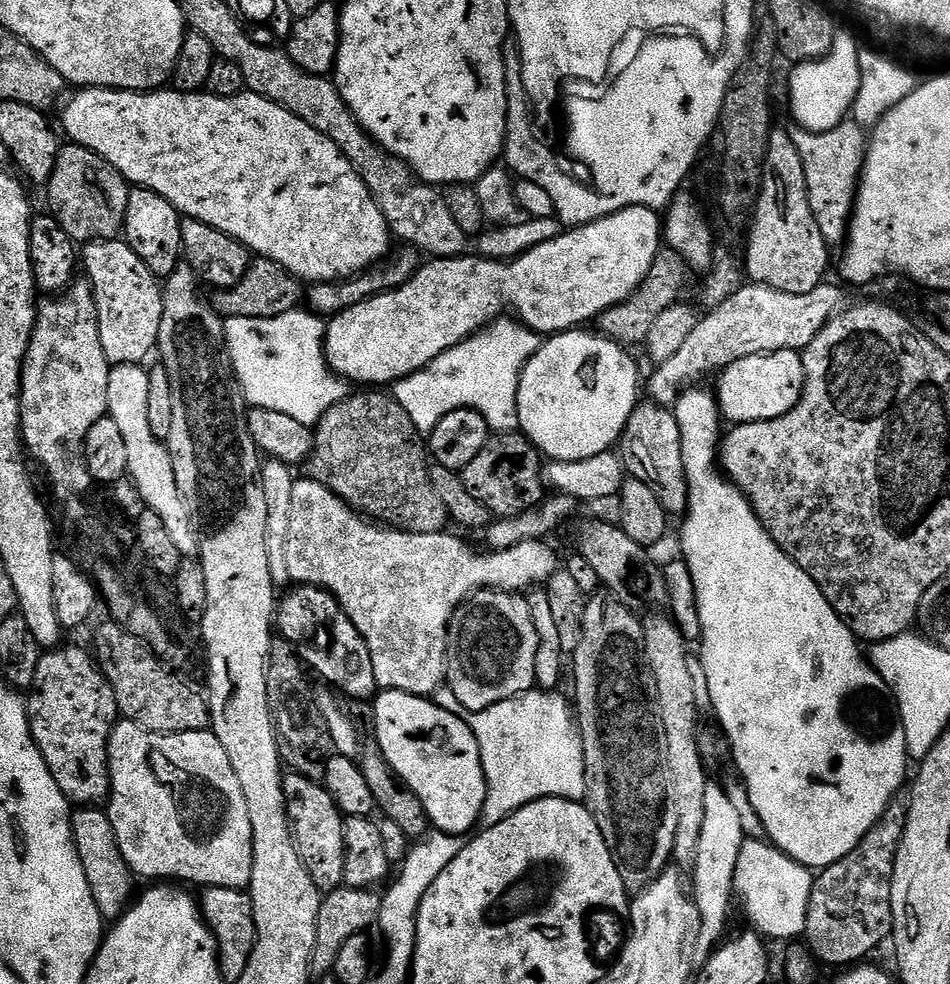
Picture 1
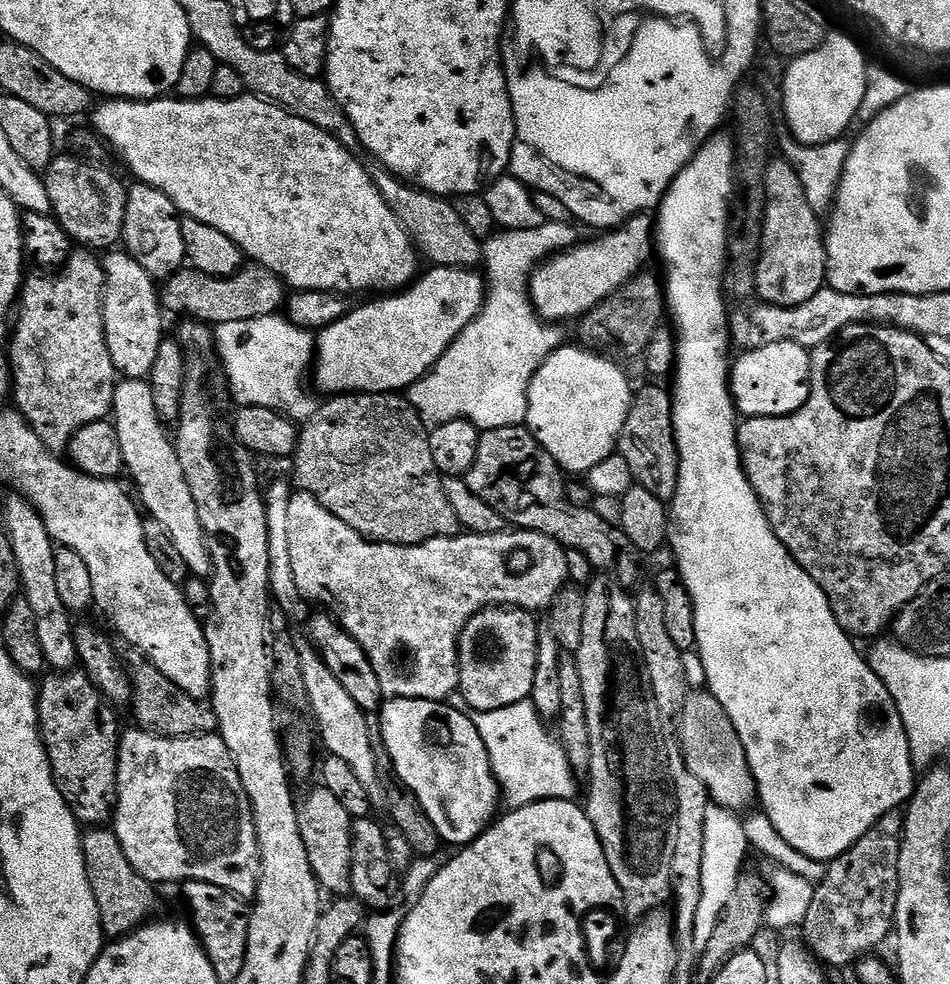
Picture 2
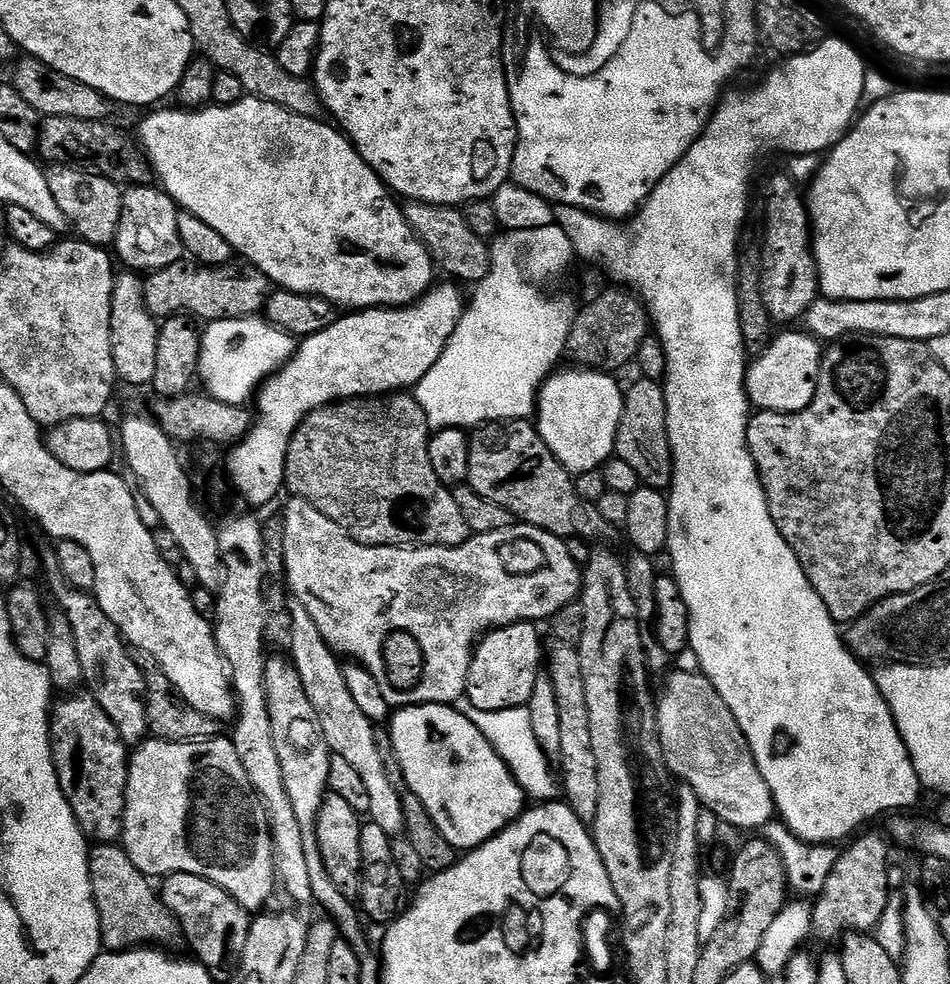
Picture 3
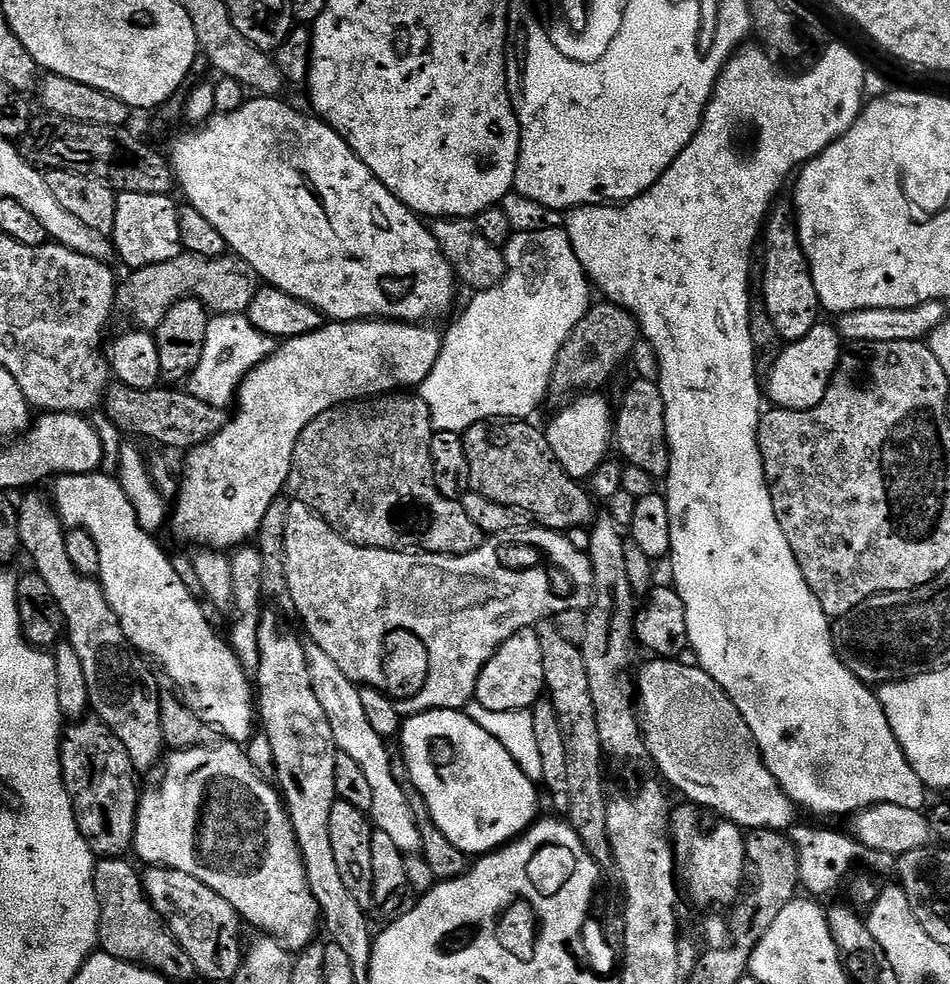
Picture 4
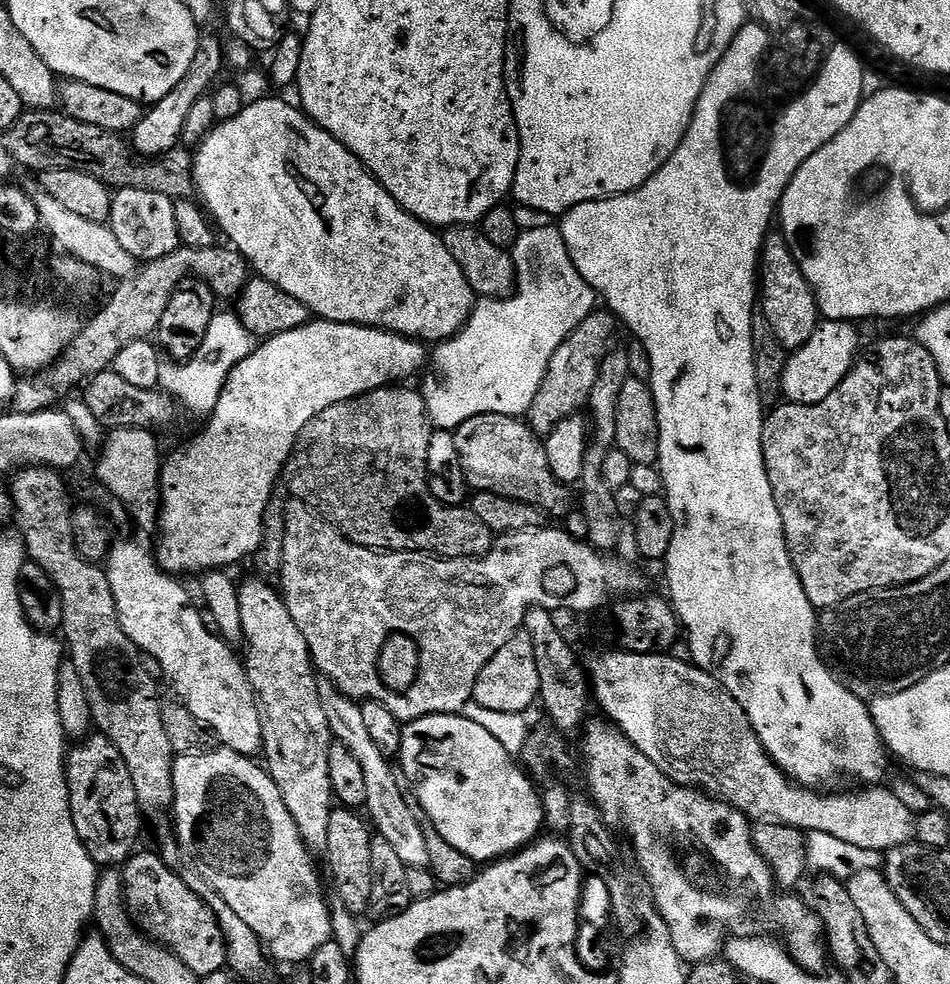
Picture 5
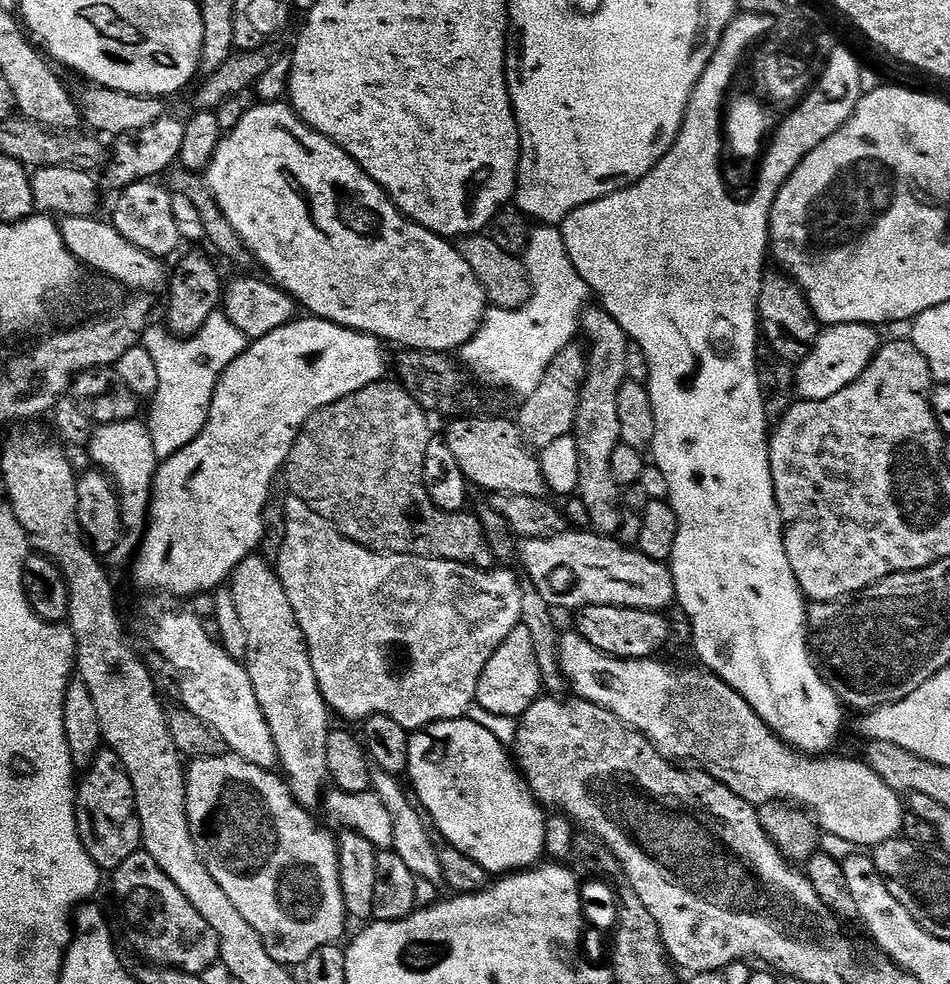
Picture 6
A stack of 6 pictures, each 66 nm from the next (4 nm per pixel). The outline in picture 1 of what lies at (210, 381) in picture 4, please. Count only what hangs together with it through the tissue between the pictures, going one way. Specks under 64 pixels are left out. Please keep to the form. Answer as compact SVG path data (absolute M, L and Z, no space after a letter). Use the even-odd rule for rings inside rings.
M297 310L274 318L227 318L224 333L236 381L252 408L278 410L278 414L290 414L298 422L315 426L335 404L348 399L349 385L328 367L324 354L326 324L315 312Z

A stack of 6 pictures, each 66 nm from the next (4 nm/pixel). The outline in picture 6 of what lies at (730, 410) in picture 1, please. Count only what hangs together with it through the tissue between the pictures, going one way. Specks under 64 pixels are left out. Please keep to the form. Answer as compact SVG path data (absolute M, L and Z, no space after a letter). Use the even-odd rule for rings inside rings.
M834 324L825 327L814 342L810 354L795 365L796 392L801 400L821 400L846 390L870 366L880 351L882 337L871 324Z

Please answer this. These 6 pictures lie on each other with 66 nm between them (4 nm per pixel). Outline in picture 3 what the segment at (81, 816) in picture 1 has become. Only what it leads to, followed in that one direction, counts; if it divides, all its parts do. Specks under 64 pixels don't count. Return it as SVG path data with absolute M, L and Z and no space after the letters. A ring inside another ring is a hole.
M119 843L96 844L89 851L88 865L90 866L90 886L94 890L94 902L98 910L100 942L107 951L127 952L130 948L141 946L163 946L168 950L176 950L172 948L185 943L184 931L180 929L180 923L170 909L160 901L157 885L149 877L144 876L142 870L134 866L134 862L130 862L123 846Z

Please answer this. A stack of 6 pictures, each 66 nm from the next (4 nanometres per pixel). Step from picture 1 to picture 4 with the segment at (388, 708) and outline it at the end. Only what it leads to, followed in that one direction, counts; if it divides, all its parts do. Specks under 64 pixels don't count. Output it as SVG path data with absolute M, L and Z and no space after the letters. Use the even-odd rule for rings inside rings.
M436 708L432 712L418 712L403 721L398 743L404 747L404 764L412 779L415 791L424 799L430 810L432 820L469 857L479 858L487 853L503 848L505 844L522 835L538 819L536 811L540 808L537 785L521 770L518 762L510 758L506 746L498 742L478 726L463 710Z

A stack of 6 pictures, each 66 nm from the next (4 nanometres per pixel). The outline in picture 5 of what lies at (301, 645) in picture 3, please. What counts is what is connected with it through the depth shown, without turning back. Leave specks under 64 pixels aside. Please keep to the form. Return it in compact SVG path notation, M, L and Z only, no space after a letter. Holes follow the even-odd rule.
M317 679L316 685L324 703L326 722L330 726L333 737L342 746L346 746L350 750L350 754L354 754L354 758L358 758L358 762L362 766L364 777L366 777L366 798L368 799L366 812L370 817L371 827L380 836L386 838L404 865L411 868L427 868L429 858L427 857L426 838L423 837L422 830L419 829L418 822L414 819L414 810L410 806L406 806L405 789L400 788L401 781L398 776L398 781L396 781L396 776L392 773L391 766L388 765L391 764L389 757L384 756L378 750L378 746L374 746L370 733L366 731L360 704L339 692L336 685L328 679Z

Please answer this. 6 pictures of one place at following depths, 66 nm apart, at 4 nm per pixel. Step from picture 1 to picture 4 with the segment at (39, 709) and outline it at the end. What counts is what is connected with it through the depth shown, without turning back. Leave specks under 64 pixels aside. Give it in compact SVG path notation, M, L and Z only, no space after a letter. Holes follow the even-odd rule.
M77 720L63 729L60 765L78 830L86 838L92 855L106 860L127 857L133 851L140 792L136 788L138 773L130 762L130 754L126 754L126 746L114 738L110 726L101 720Z

